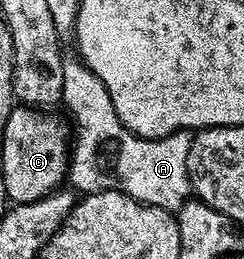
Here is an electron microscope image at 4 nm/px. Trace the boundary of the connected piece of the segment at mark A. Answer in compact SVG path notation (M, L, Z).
M72 62L62 66L62 106L76 121L66 175L67 181L72 181L73 191L85 195L117 190L139 202L173 212L179 212L189 201L192 194L186 168L192 143L189 131L173 130L165 138L143 138L130 132L118 120L106 84L83 62L78 66L72 66Z

